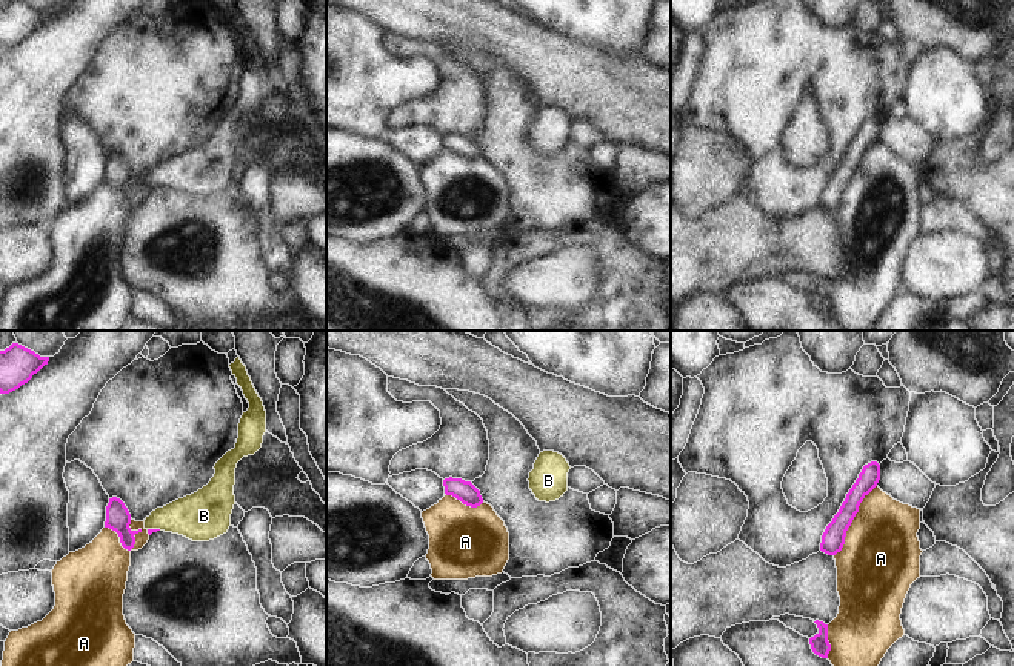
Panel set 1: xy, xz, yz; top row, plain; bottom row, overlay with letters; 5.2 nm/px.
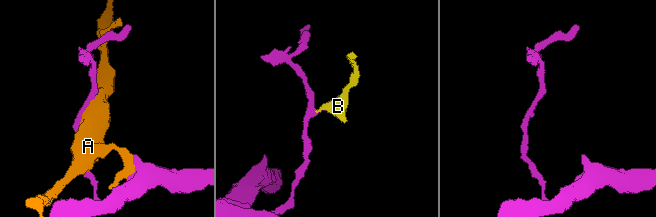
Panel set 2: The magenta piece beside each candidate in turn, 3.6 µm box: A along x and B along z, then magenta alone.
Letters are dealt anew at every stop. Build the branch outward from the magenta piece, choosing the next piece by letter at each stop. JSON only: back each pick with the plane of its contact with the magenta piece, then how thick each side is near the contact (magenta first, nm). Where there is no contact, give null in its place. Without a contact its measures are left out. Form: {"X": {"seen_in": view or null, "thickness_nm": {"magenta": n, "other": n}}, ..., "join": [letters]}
{"B": {"seen_in": "xy", "thickness_nm": {"magenta": 30, "other": 260}}, "join": ["B"]}

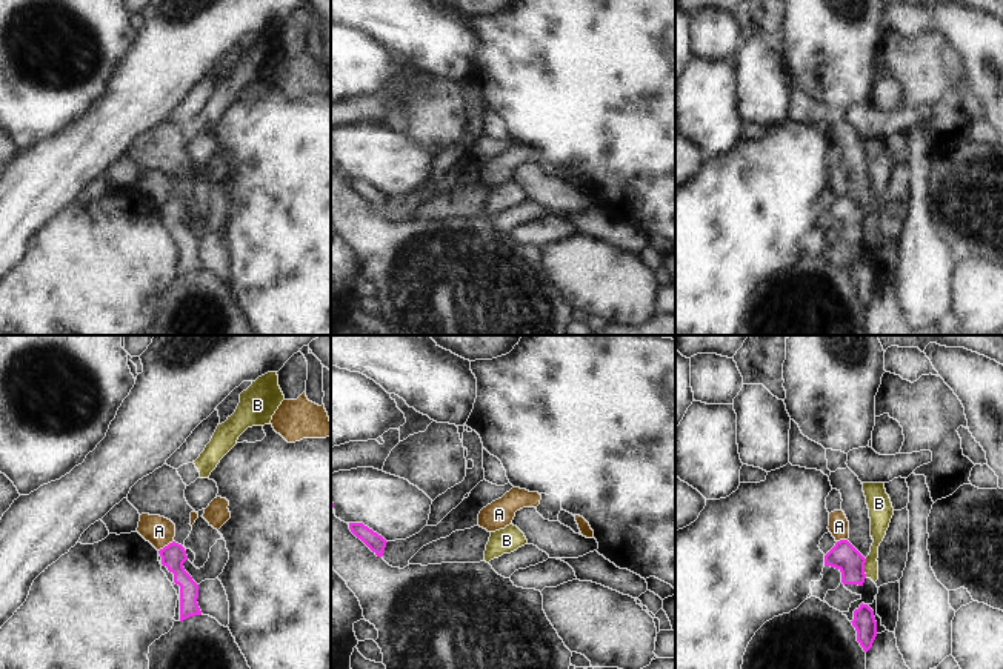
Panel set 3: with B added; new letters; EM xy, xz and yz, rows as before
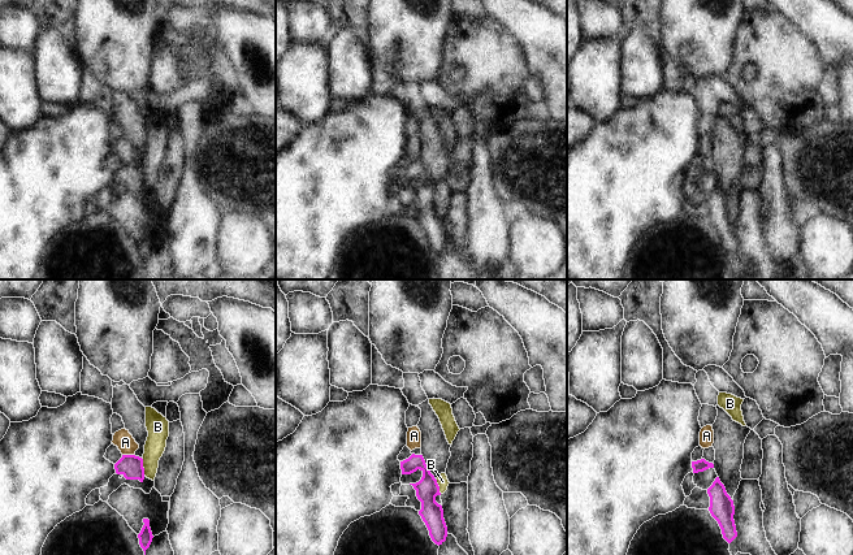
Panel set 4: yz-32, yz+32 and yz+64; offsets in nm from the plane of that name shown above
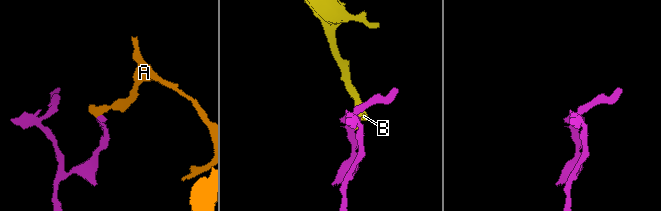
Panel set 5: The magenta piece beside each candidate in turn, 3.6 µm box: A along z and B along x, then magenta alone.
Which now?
{"join": []}

